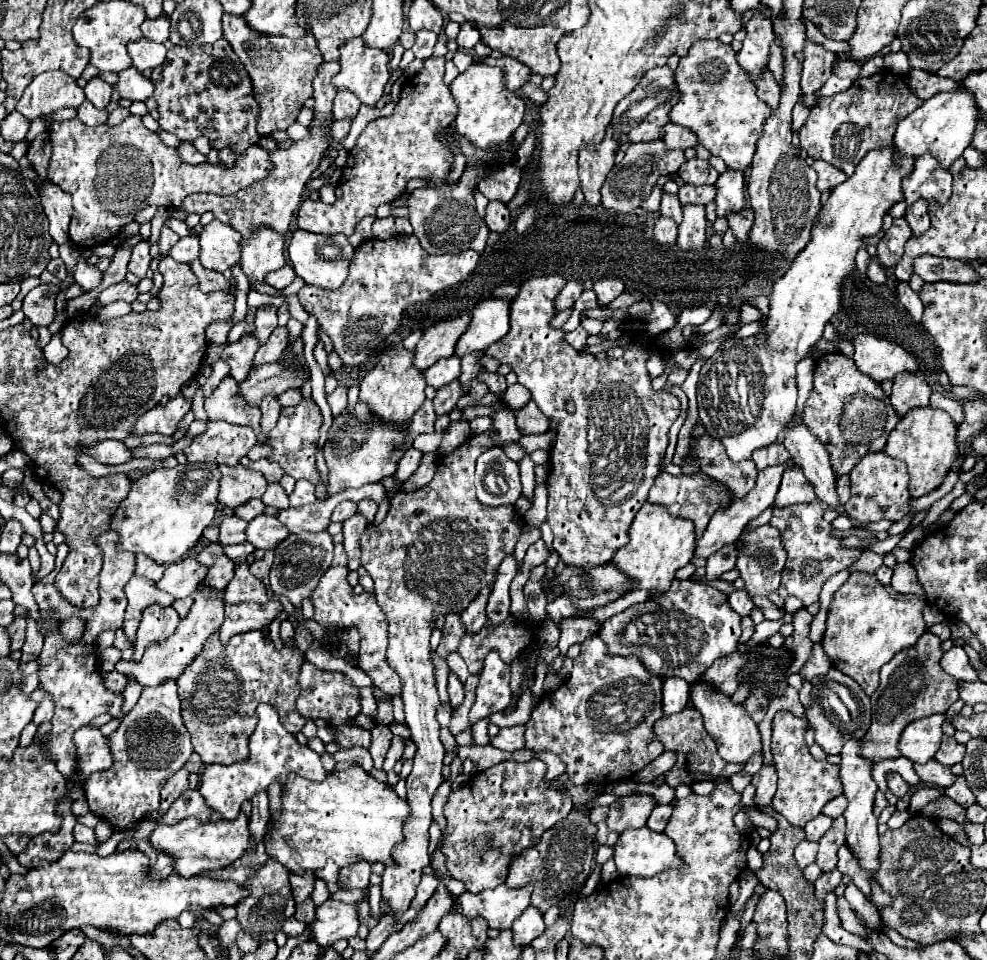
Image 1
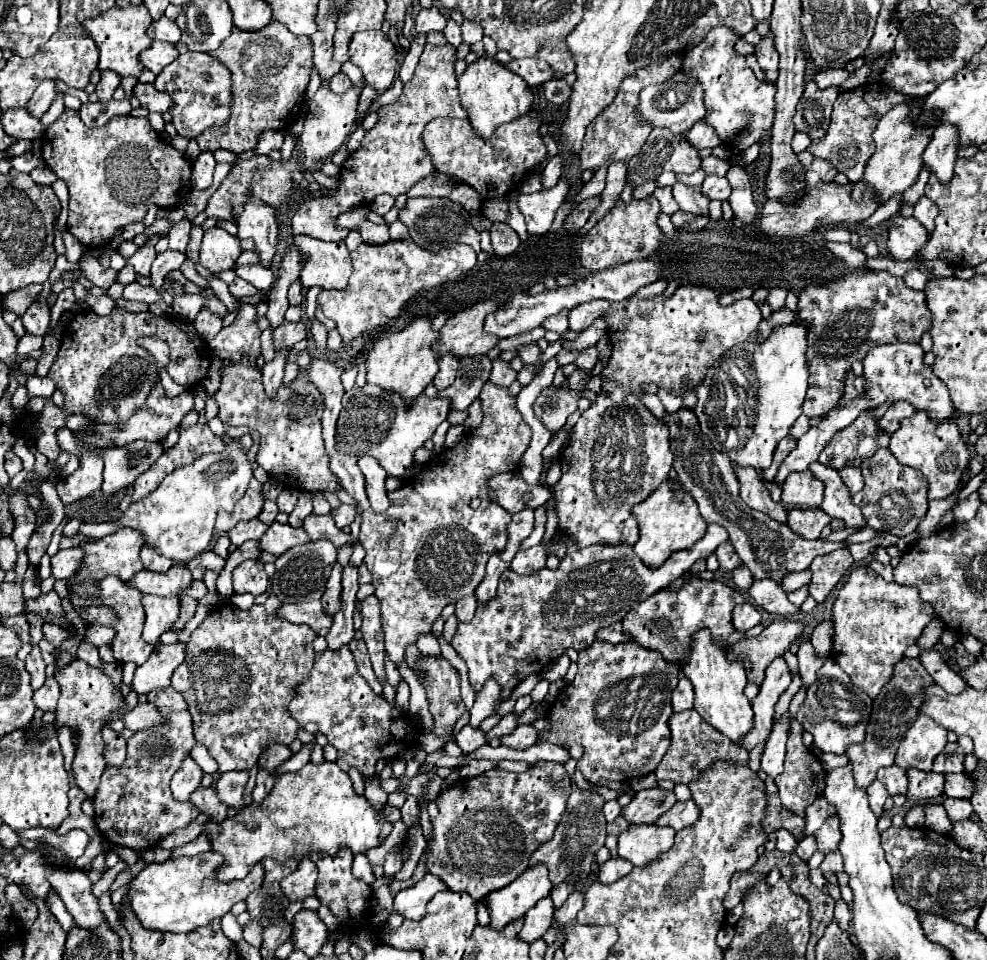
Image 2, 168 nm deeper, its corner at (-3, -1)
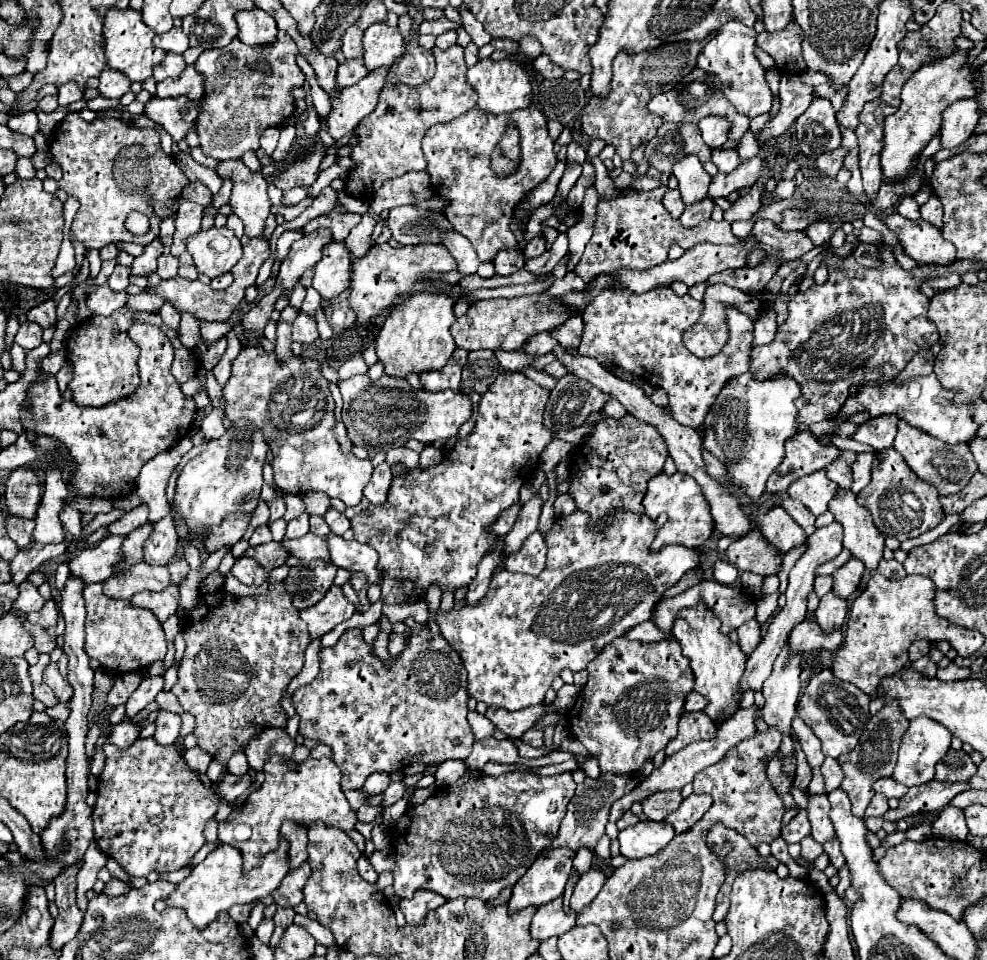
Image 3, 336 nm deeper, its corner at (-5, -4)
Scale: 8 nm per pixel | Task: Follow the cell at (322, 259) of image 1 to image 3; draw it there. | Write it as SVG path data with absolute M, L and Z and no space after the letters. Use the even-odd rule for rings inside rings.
M337 241L325 245L321 253L323 257L315 265L313 287L321 293L323 299L333 299L351 283L351 255L345 245Z

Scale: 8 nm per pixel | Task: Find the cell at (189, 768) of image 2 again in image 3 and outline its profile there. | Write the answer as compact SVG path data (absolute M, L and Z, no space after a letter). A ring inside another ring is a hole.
M193 747L193 749L187 749L185 751L185 763L189 765L189 769L199 777L199 775L205 775L207 773L207 767L211 763L211 757L207 753L203 753L201 747Z

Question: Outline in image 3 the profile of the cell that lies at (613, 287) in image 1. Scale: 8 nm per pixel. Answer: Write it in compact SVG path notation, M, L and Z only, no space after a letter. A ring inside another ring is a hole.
M575 315L575 317L569 317L569 321L561 323L557 329L553 329L553 337L563 347L577 347L579 341L581 341L583 327L585 327L583 317L581 315Z

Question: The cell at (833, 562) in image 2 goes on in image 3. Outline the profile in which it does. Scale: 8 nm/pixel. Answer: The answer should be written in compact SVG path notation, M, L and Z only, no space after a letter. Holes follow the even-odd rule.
M851 557L845 565L841 565L833 573L833 589L831 591L837 593L839 597L845 597L847 599L857 589L863 571L865 571L865 565L857 557Z

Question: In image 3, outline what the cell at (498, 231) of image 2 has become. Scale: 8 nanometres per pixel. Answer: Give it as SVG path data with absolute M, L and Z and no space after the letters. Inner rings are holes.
M517 247L501 249L501 253L497 253L493 263L495 263L497 275L511 275L525 265L525 257L523 257L523 251L517 249Z

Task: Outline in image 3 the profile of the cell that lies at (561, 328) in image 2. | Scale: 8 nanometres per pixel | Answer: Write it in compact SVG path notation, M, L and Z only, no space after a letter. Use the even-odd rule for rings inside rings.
M551 331L541 333L541 335L537 333L537 337L535 339L529 339L529 343L525 345L525 353L527 355L545 355L553 347L557 347L557 341L553 341Z

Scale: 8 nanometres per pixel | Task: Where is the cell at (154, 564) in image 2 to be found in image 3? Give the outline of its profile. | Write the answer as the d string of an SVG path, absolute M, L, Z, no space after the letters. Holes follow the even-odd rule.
M167 515L153 525L151 537L145 541L145 563L169 565L177 549L177 531L173 519Z

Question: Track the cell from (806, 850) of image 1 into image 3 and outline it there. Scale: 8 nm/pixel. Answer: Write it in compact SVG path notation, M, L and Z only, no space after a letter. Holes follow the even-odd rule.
M807 835L807 837L801 841L801 857L803 857L803 859L807 859L807 861L813 863L821 853L823 853L823 847L821 847L817 841L813 841L811 835Z

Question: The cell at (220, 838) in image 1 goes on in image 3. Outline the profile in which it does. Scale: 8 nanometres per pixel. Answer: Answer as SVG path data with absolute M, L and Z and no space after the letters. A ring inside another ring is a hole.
M273 755L265 763L265 783L247 797L247 803L235 809L225 821L219 823L219 843L239 847L243 855L243 869L249 873L259 865L261 857L275 851L279 845L279 827L283 821L295 821L309 827L317 819L325 825L343 829L345 833L355 829L357 811L347 803L339 779L341 771L333 765L331 759L307 759L303 763L287 761L279 755Z

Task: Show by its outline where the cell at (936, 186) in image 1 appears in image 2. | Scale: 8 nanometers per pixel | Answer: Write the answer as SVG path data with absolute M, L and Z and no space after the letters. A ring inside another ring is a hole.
M953 124L937 126L933 140L923 154L923 160L931 168L931 174L935 174L943 184L947 184L953 176L957 150L959 150L959 128Z

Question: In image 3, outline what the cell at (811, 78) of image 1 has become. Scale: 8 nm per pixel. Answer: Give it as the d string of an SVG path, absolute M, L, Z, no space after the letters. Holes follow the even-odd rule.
M815 99L807 111L795 121L795 137L799 151L815 159L821 153L833 151L841 145L841 133L835 119L835 109L829 99Z

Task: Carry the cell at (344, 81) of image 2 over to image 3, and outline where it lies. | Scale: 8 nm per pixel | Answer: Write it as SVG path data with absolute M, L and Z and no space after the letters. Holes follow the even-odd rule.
M347 59L345 63L339 65L337 69L337 85L343 89L343 87L349 87L353 83L357 83L361 77L367 75L367 69L363 65L361 59Z

